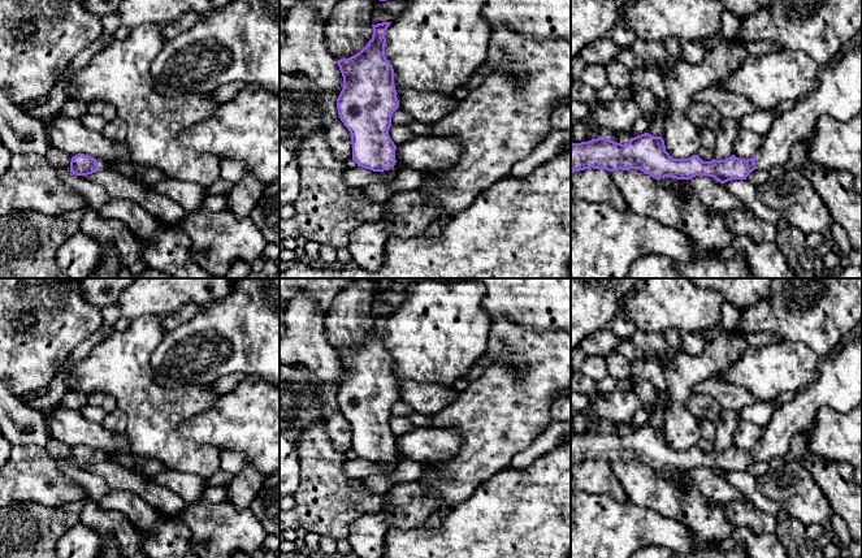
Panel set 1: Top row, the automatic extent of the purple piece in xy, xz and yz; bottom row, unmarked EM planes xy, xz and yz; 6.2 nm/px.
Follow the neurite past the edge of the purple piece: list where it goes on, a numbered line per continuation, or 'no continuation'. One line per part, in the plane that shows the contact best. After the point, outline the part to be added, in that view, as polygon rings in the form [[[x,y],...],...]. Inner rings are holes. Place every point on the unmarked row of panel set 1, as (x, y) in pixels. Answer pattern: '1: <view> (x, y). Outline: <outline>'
1: yz (839, 385). Outline: [[[862,334],[819,364],[818,379],[813,385],[775,408],[754,451],[755,460],[768,462],[774,457],[785,457],[793,437],[810,429],[819,408],[829,407],[846,414],[859,405],[862,405]]]

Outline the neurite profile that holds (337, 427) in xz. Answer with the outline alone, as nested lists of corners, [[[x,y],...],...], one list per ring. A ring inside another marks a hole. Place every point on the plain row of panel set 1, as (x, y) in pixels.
[[[334,412],[325,420],[325,432],[337,450],[347,453],[352,450],[351,425],[342,412]]]

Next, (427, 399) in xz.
[[[415,381],[397,382],[399,398],[408,403],[415,412],[421,415],[434,415],[451,405],[459,392],[446,385],[419,384]]]

